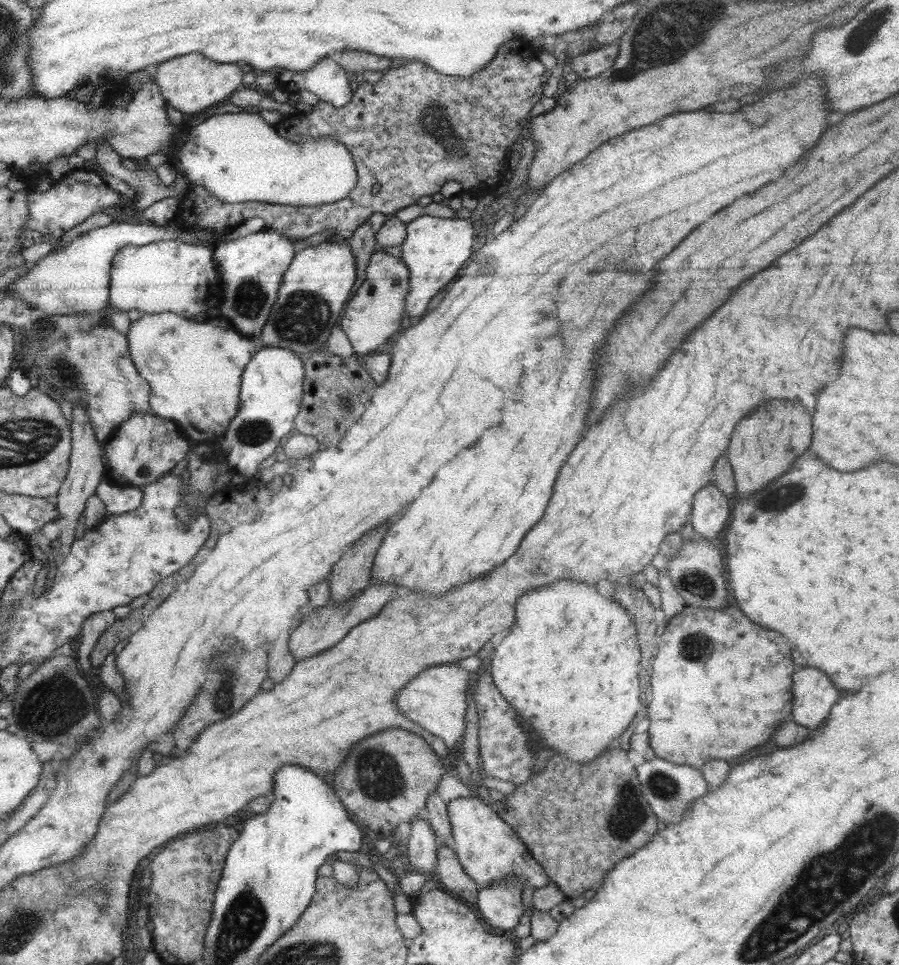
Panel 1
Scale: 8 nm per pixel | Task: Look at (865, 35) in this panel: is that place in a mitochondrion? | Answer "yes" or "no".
yes

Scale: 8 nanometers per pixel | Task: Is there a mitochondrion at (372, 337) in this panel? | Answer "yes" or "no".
no

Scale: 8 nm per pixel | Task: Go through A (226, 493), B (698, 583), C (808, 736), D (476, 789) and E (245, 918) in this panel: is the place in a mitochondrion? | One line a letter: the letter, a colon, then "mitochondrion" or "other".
A: other
B: mitochondrion
C: other
D: other
E: mitochondrion

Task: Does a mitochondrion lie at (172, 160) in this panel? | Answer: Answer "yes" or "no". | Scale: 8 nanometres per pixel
no

